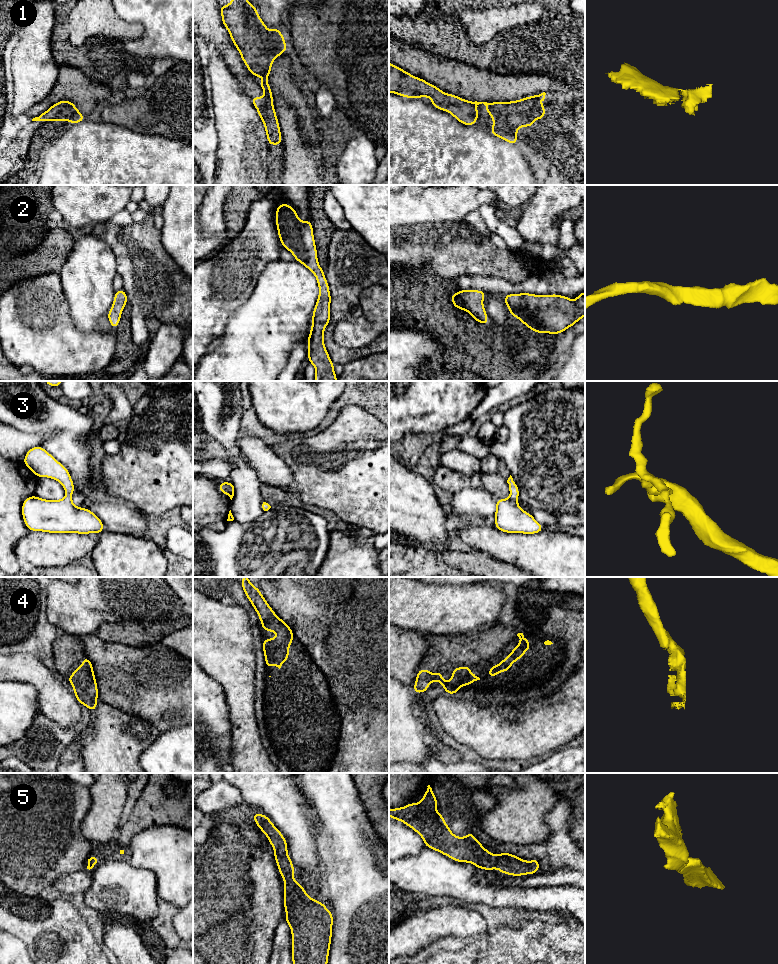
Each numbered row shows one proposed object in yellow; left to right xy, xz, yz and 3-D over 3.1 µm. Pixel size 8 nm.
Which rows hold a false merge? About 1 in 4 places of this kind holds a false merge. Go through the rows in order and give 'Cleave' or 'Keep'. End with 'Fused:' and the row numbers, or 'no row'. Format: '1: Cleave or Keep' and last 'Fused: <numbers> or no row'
1: Keep
2: Keep
3: Keep
4: Keep
5: Keep
Fused: no row

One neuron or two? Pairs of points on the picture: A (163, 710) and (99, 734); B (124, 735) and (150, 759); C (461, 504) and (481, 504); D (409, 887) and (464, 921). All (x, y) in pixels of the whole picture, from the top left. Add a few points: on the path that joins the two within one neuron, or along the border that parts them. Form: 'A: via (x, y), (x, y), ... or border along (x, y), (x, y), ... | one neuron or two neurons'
A: border along (118, 709), (148, 721), (159, 732) | two neurons
B: border along (158, 735), (142, 753), (139, 762) | two neurons
C: via (466, 504), (476, 504) | one neuron
D: border along (439, 900), (421, 901) | two neurons

